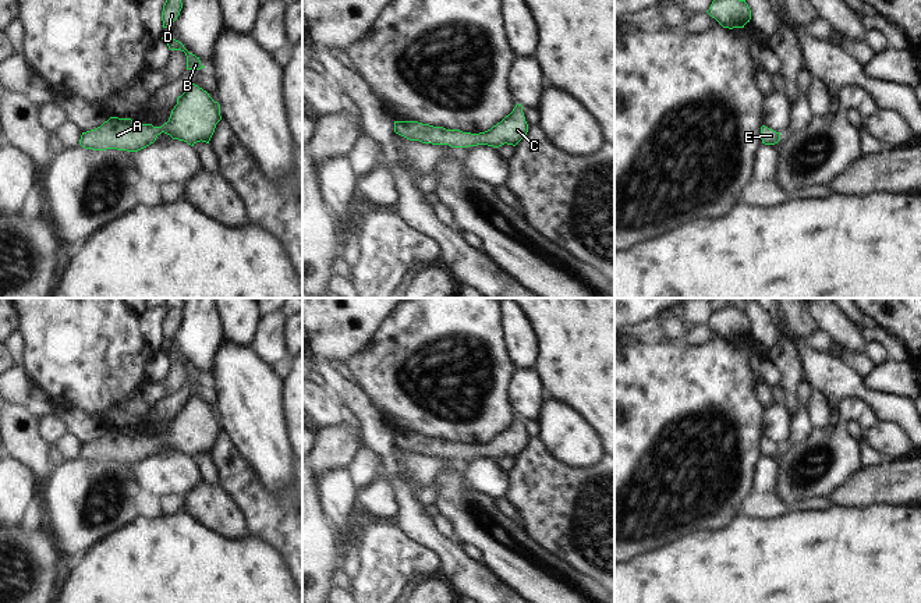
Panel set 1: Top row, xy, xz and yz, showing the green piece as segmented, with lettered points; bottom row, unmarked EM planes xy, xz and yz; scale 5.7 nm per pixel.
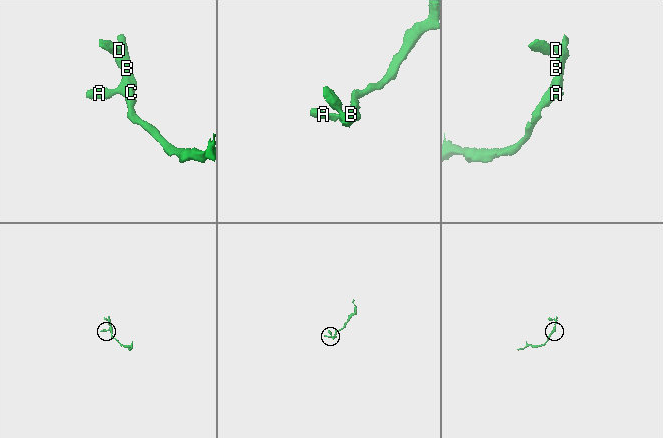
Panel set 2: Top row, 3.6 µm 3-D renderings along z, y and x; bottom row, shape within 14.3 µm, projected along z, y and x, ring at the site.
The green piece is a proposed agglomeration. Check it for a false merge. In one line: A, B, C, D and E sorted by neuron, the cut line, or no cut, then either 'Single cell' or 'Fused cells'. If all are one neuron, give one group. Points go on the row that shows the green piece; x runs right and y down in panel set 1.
Groups: A B C D E. No split. Single cell

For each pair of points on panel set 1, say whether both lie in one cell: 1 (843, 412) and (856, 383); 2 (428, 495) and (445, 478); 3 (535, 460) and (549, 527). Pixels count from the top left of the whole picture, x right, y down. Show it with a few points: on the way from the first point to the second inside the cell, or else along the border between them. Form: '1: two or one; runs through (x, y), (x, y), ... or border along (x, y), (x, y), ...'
1: two; border along (832, 408), (845, 397), (860, 397), (877, 417)
2: two; border along (435, 479), (439, 489), (432, 503)
3: one; runs through (537, 476), (542, 490), (549, 497), (549, 510)

